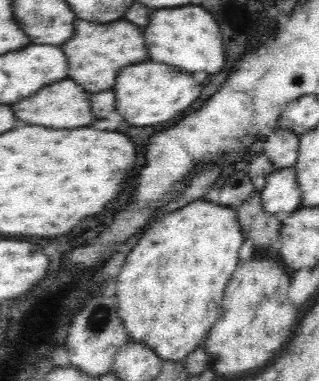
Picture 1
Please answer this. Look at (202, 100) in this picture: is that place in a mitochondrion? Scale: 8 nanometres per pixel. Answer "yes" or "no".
no

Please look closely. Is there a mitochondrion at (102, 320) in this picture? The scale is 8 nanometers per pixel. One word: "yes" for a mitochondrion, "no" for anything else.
yes

